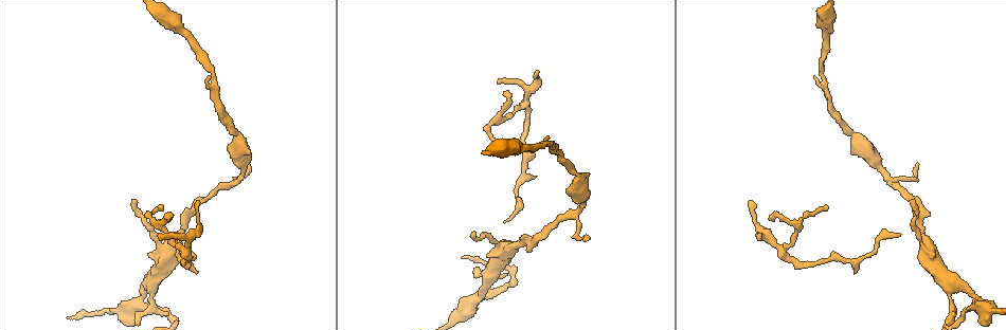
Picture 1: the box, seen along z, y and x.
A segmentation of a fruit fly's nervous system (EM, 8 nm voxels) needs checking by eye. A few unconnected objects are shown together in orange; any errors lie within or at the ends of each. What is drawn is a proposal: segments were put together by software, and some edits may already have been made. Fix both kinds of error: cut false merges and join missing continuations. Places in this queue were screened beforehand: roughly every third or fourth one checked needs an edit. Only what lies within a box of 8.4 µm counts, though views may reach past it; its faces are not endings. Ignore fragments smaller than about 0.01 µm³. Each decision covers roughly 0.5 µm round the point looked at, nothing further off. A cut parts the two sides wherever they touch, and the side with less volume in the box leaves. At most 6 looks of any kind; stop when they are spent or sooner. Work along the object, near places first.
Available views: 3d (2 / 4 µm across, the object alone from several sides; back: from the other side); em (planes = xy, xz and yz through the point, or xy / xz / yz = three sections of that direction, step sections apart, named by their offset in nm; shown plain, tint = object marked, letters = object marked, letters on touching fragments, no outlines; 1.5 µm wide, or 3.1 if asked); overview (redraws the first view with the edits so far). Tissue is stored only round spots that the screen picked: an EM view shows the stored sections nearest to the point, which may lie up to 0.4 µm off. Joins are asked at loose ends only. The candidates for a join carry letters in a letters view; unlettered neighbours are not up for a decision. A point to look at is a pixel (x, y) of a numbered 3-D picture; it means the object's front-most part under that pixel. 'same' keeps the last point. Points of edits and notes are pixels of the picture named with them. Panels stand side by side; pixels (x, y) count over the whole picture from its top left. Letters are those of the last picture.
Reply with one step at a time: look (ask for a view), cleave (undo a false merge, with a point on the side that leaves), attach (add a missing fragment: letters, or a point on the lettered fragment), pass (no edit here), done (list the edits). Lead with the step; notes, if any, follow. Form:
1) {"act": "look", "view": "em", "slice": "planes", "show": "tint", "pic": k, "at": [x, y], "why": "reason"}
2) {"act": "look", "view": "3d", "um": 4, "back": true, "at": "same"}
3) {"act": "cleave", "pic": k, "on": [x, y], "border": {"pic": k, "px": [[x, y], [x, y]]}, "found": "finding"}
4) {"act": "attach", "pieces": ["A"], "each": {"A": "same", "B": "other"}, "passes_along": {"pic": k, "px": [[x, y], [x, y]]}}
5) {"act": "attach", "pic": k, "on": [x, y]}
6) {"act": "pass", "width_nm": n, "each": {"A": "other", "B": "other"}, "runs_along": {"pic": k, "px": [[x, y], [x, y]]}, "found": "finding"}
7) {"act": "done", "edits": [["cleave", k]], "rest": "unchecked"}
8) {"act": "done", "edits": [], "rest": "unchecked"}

{"act": "look", "view": "em", "slice": "planes", "show": "letters", "pic": 1, "at": [586, 239], "why": "tapers out"}

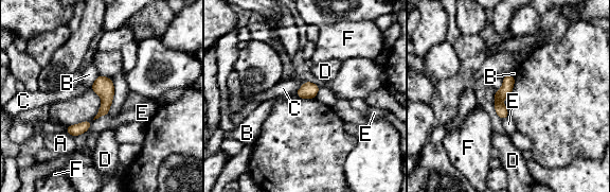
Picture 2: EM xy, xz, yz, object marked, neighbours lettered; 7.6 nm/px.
{"act": "pass", "each": {"A": "other", "B": "other", "C": "other", "D": "other", "E": "other", "F": "other"}, "border": {"pic": 2, "px": [[503, 77], [503, 84], [496, 91]]}, "found": "none of them fits"}

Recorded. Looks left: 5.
{"act": "look", "view": "3d", "um": 4, "pic": 1, "at": [479, 297]}

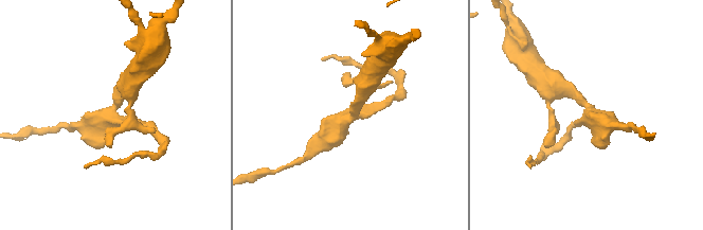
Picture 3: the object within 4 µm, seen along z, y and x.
{"act": "look", "view": "em", "slice": "xz", "step": 4, "show": "tint", "pic": 3, "at": [113, 106], "arms": 3, "why": "shape alone is not enough"}

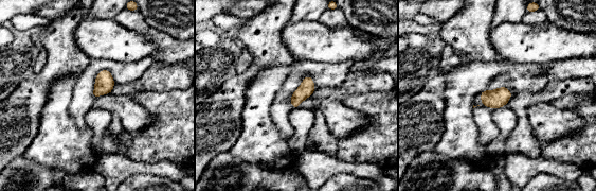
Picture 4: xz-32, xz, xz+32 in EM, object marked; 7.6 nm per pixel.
{"act": "look", "view": "em", "slice": "planes", "show": "letters", "at": "same", "why": "cut it another way"}

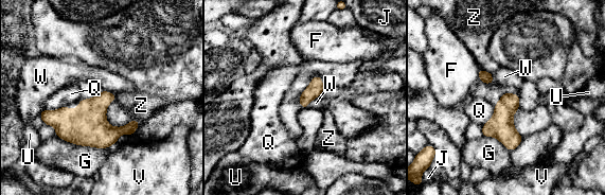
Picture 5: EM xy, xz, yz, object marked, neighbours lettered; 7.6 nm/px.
{"act": "pass", "longest_contact_nm": ["G", 400], "each": {"F": "other", "G": "other", "J": "other", "Q": "other", "U": "other", "V": "other", "W": "other", "Z": "other"}, "border": {"pic": 5, "px": [[320, 94], [314, 98], [306, 106]]}, "found": "one neuron here"}

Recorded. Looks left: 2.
{"act": "look", "view": "3d", "um": 4, "pic": 1, "at": [186, 249], "why": "side arm on a straight run"}

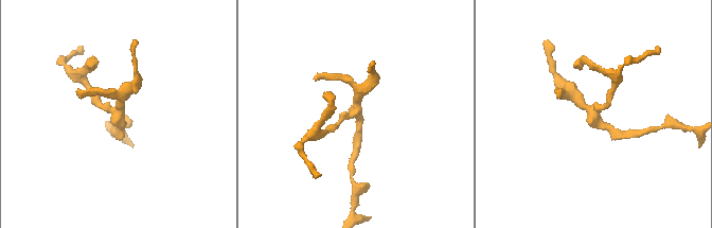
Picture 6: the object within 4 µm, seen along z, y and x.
{"act": "look", "view": "em", "slice": "planes", "show": "letters", "pic": 6, "at": [119, 114], "why": "need the tissue"}

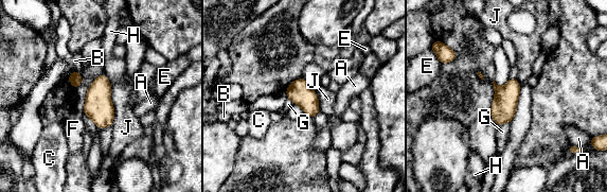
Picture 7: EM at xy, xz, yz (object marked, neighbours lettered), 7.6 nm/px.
{"act": "pass", "each": {"A": "other", "B": "other", "C": "other", "E": "other", "F": "other", "G": "other", "H": "other", "J": "other"}, "border": {"pic": 7, "px": [[108, 80], [113, 107], [112, 125]]}, "found": "one neuron here"}

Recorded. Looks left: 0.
{"act": "done", "edits": [], "rest": "unchecked"}

